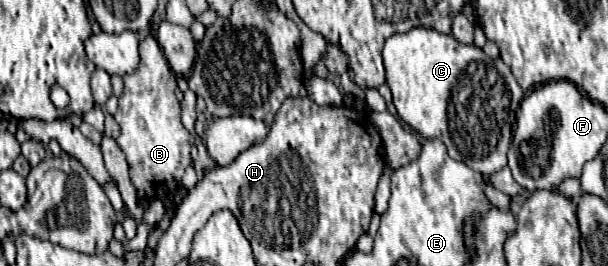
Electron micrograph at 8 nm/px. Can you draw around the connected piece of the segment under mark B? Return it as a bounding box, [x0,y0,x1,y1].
[114,35,194,203]

